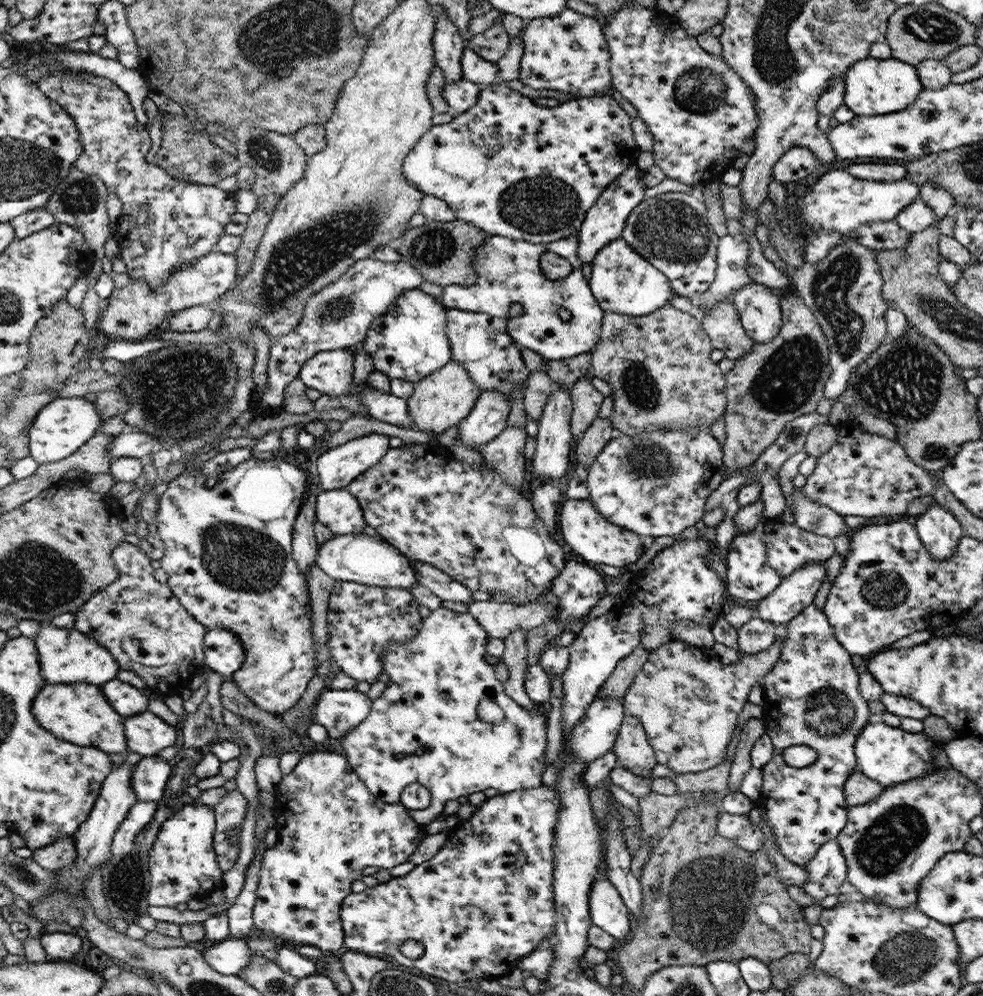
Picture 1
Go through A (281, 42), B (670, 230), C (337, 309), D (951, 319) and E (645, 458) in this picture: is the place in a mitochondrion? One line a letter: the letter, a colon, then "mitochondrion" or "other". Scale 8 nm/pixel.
A: mitochondrion
B: mitochondrion
C: mitochondrion
D: mitochondrion
E: mitochondrion

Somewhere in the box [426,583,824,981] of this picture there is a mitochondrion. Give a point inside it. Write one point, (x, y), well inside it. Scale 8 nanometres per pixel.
(706, 905)

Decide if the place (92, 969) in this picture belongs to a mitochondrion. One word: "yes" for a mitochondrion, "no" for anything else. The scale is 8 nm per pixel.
no

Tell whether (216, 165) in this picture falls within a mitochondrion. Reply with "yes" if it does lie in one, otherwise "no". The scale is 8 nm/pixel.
yes

